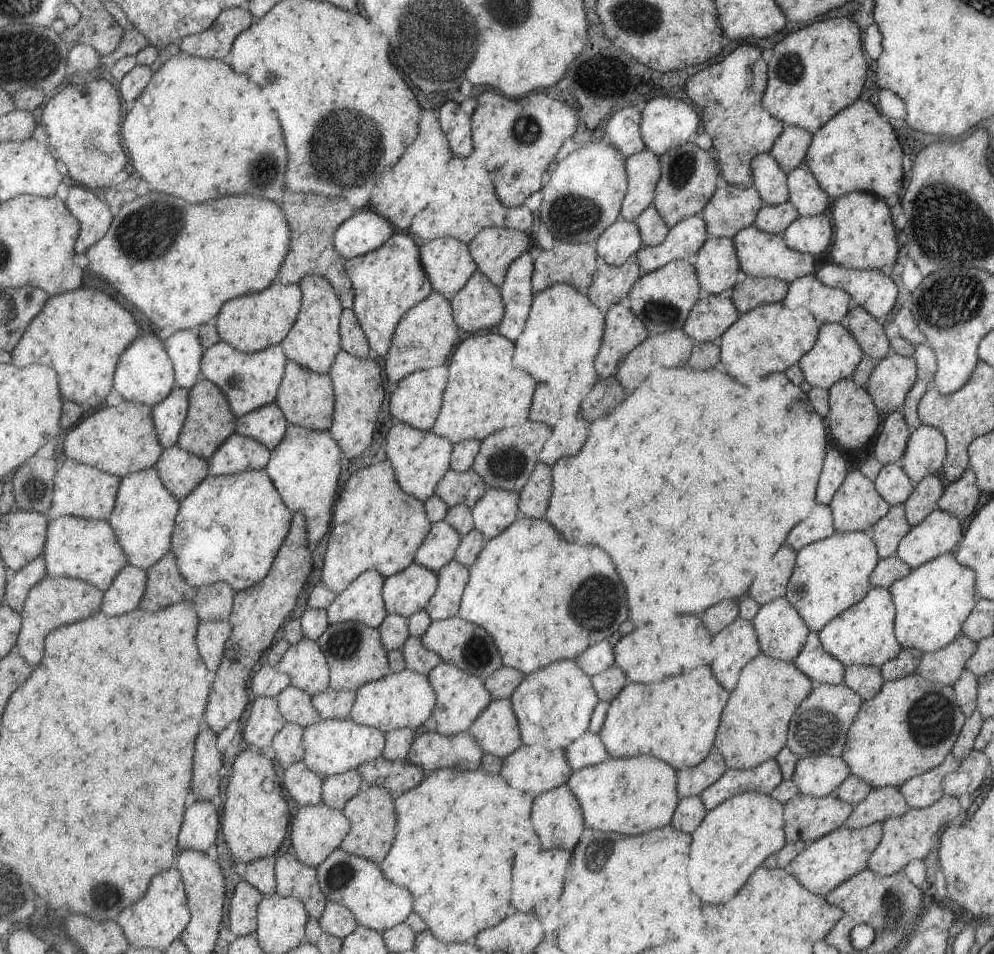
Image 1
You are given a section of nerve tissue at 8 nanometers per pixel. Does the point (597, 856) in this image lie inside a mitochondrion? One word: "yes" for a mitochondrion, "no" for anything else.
yes

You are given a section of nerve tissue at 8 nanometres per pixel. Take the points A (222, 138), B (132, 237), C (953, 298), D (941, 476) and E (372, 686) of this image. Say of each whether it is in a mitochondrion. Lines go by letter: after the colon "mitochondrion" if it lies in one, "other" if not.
A: other
B: mitochondrion
C: mitochondrion
D: other
E: other

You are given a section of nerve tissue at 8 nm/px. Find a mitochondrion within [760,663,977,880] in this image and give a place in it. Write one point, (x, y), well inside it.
(931, 718)

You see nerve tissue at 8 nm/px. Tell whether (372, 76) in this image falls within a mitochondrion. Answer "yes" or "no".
no

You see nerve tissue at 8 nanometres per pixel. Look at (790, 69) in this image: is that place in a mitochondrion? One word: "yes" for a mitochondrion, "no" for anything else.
yes

